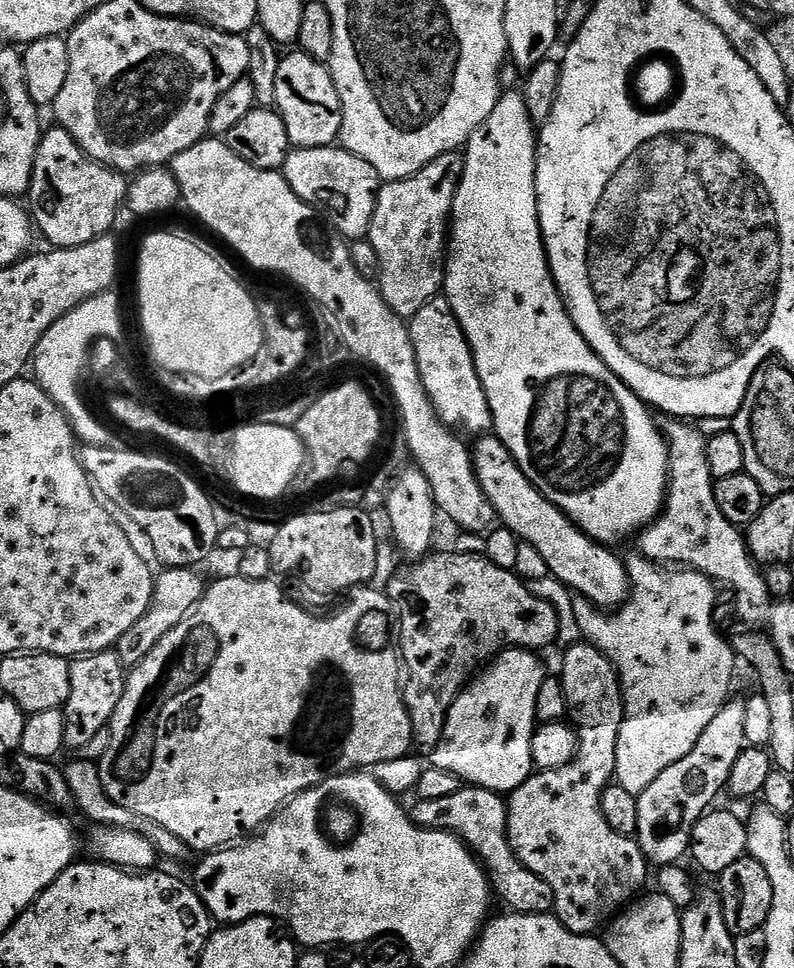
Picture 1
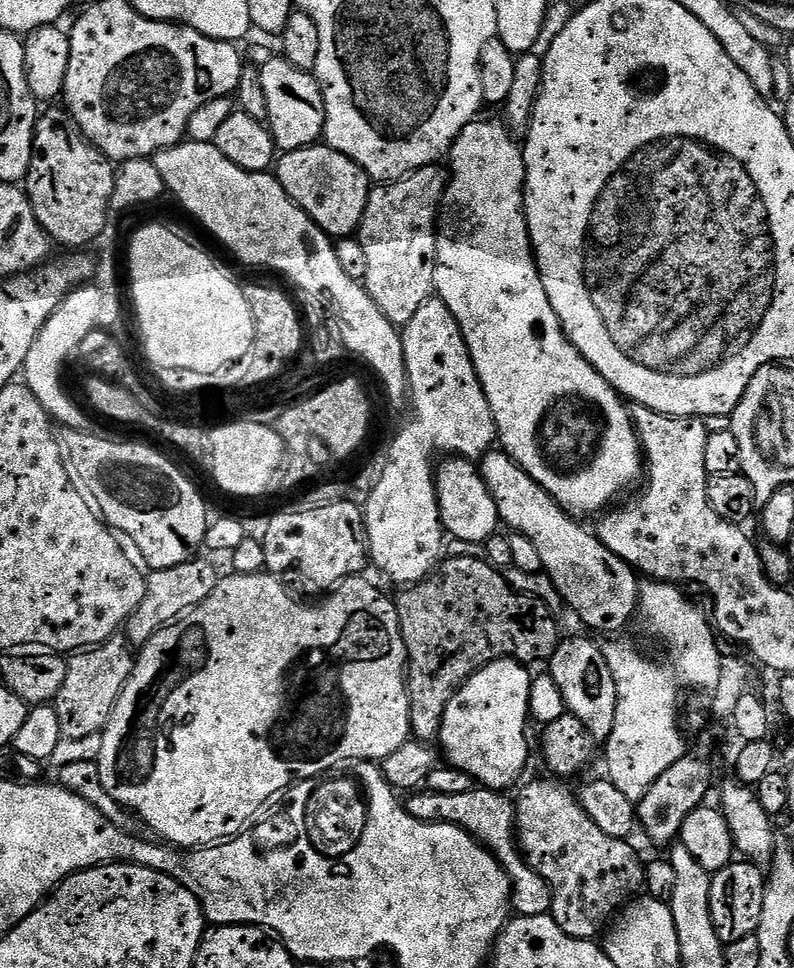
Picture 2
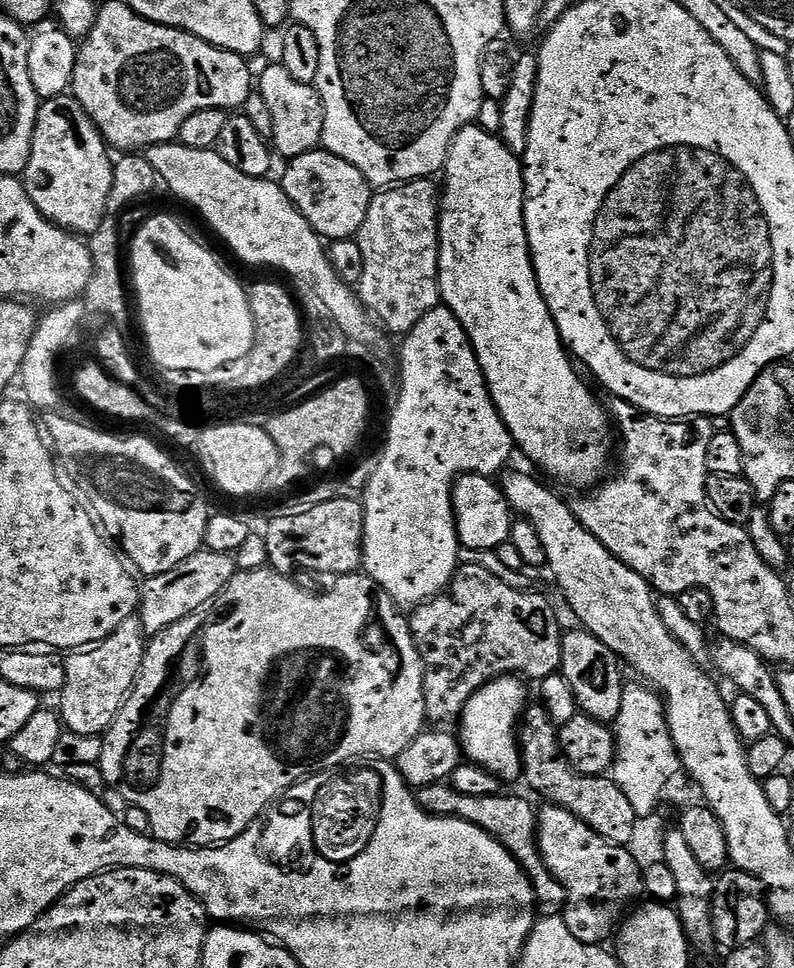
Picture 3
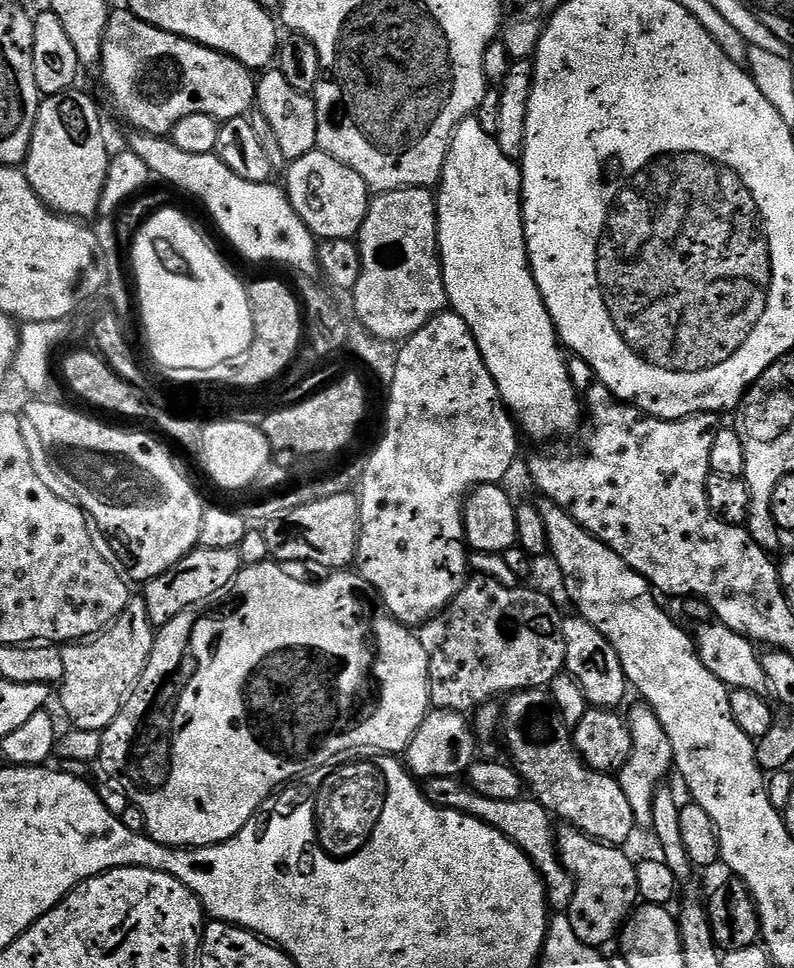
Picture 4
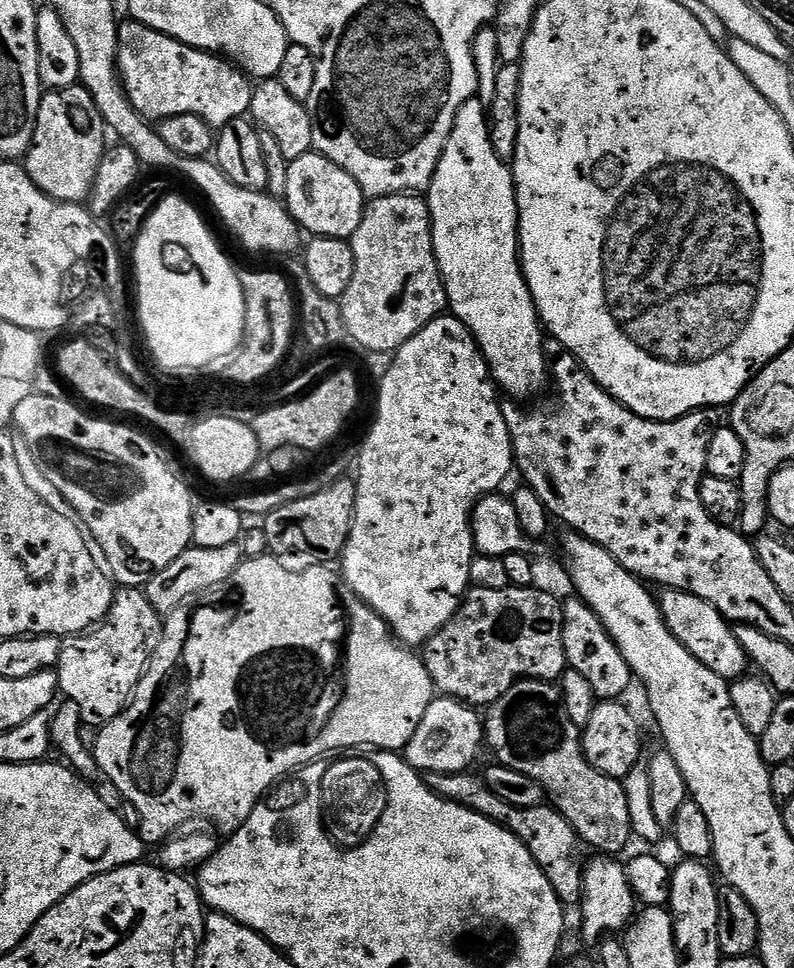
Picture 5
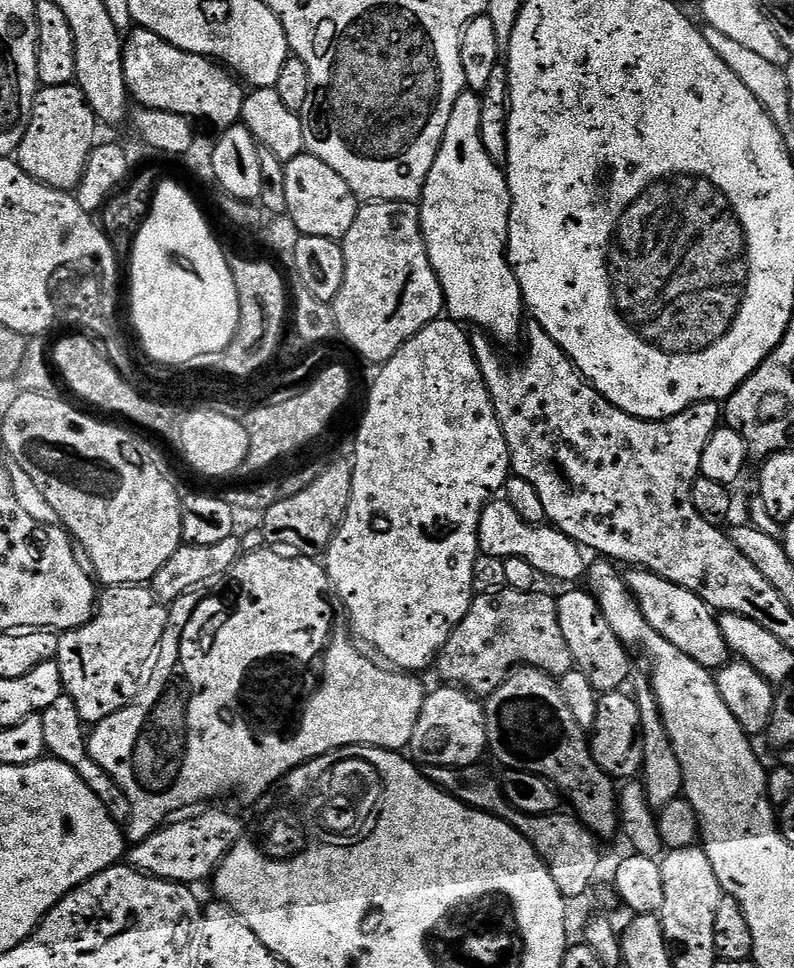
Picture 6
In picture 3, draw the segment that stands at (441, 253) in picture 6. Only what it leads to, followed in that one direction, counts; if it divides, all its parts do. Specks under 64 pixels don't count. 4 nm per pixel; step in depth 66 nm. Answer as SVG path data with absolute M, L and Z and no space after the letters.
M469 126L460 131L452 140L452 148L448 151L448 163L442 169L443 176L444 188L442 184L442 195L438 200L440 205L441 301L456 315L458 322L462 322L472 343L474 354L480 363L482 374L488 383L488 392L492 395L492 401L502 422L510 430L513 445L518 449L519 455L521 452L530 463L537 464L549 476L549 478L547 477L549 481L557 480L560 484L569 484L572 488L580 488L576 490L591 490L605 479L606 473L609 471L609 469L607 470L608 463L612 460L612 452L614 460L614 424L610 419L609 409L605 405L603 408L596 401L596 396L588 389L587 382L576 373L577 365L574 363L573 357L566 351L564 342L556 329L554 318L546 306L544 296L540 293L524 225L524 169L521 157L513 149L506 147L499 135L486 133L479 126Z

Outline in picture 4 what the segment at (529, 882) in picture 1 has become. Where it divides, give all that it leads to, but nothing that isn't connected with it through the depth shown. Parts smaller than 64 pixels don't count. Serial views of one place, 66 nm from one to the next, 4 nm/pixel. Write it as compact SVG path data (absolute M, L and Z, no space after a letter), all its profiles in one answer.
M455 776L434 778L427 781L423 789L425 798L431 804L438 804L441 808L449 808L455 812L478 818L483 824L489 824L491 828L498 829L507 840L517 844L526 854L526 858L530 858L534 870L544 882L549 909L560 914L567 913L574 898L576 884L572 880L572 875L564 868L564 863L560 860L560 854L556 850L557 829L552 828L554 817L535 798L521 798L510 802L497 802L494 798L482 798L482 794L473 792L463 779Z

